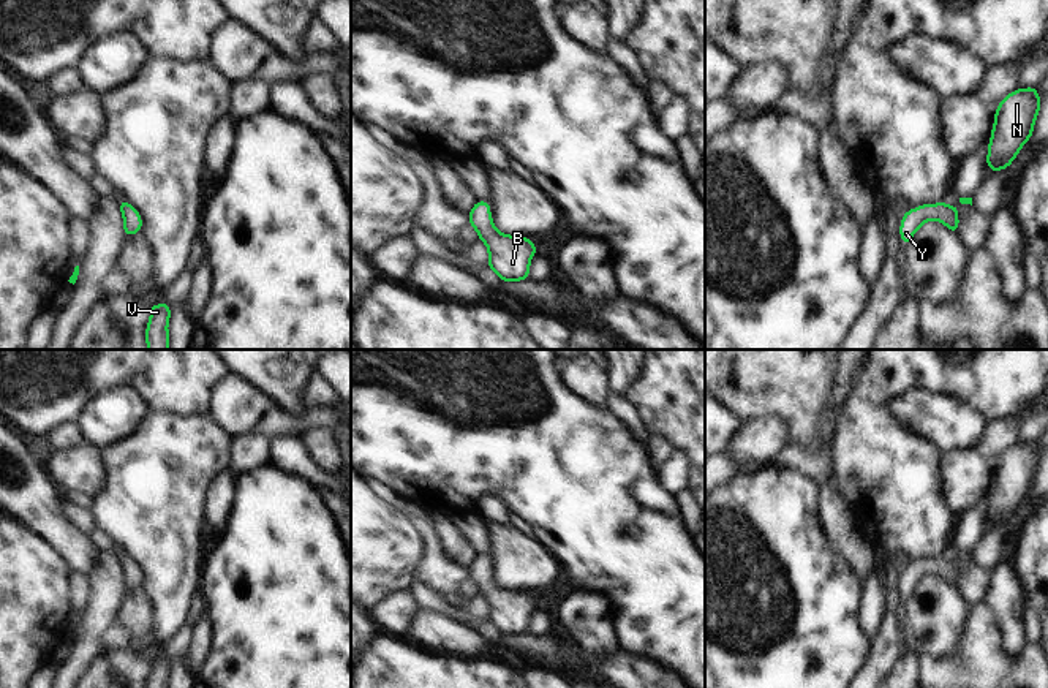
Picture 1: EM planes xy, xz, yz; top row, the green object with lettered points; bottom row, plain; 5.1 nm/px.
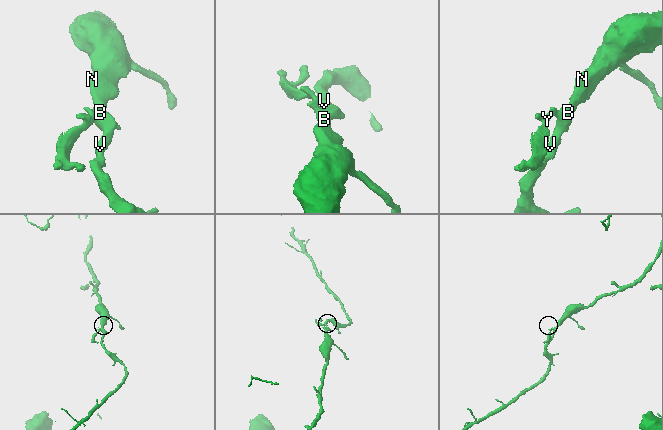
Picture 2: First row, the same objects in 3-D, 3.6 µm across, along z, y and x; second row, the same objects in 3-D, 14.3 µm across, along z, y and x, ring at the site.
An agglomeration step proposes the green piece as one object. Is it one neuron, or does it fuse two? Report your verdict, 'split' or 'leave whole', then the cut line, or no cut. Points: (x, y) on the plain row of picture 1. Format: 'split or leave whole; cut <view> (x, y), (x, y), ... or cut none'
leave whole; cut none

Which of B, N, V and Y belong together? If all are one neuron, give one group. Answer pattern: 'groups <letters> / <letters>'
groups B N V Y

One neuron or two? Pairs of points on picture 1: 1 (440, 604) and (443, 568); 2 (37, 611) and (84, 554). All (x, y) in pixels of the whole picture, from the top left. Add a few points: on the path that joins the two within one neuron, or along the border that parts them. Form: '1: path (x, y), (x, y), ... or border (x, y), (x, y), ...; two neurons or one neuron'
1: border (418, 579), (441, 595); two neurons
2: border (45, 538), (68, 568); two neurons

